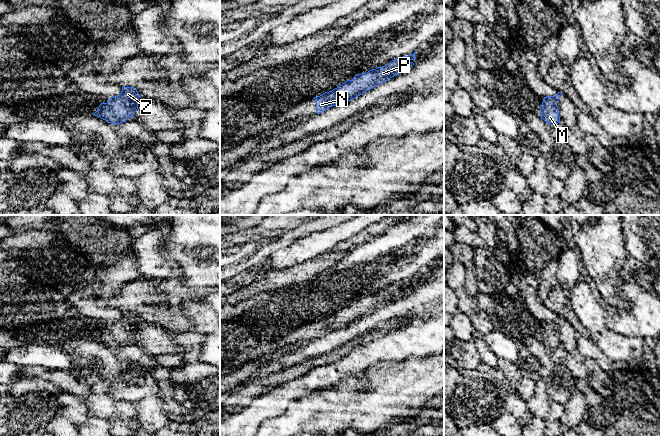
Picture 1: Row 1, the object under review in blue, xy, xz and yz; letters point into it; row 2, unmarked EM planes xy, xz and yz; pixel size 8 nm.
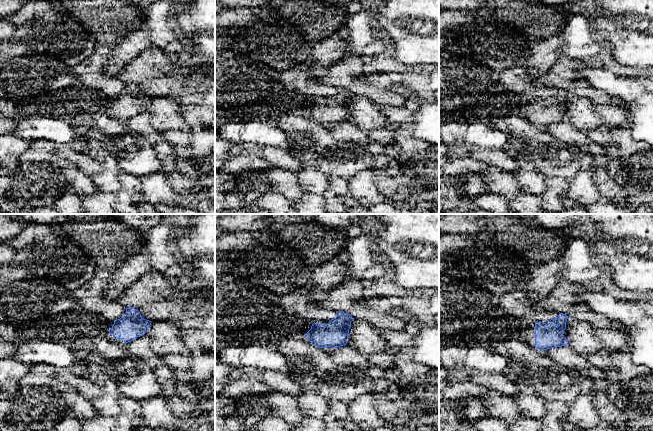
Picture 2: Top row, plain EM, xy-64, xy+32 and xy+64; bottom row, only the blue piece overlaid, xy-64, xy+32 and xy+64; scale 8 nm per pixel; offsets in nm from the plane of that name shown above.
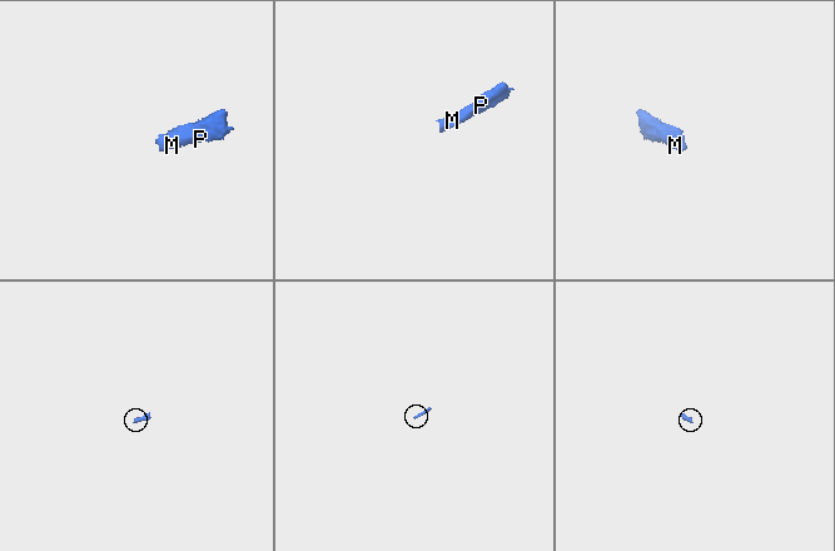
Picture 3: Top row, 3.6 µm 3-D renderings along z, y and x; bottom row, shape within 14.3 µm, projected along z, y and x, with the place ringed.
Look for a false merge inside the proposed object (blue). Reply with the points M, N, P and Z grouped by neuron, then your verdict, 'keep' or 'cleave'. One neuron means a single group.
M N P Z | keep

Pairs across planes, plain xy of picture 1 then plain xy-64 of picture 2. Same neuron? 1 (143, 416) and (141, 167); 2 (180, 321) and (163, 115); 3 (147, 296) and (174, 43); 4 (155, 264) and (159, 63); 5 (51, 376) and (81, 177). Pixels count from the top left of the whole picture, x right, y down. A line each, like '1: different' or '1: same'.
1: different
2: different
3: same
4: same
5: different

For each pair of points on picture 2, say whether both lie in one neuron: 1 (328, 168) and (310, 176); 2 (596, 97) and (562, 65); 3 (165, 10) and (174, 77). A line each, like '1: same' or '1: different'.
1: different
2: same
3: same

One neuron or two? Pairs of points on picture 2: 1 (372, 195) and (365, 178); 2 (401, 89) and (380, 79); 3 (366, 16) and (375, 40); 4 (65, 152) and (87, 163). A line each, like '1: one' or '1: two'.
1: one
2: one
3: one
4: one

